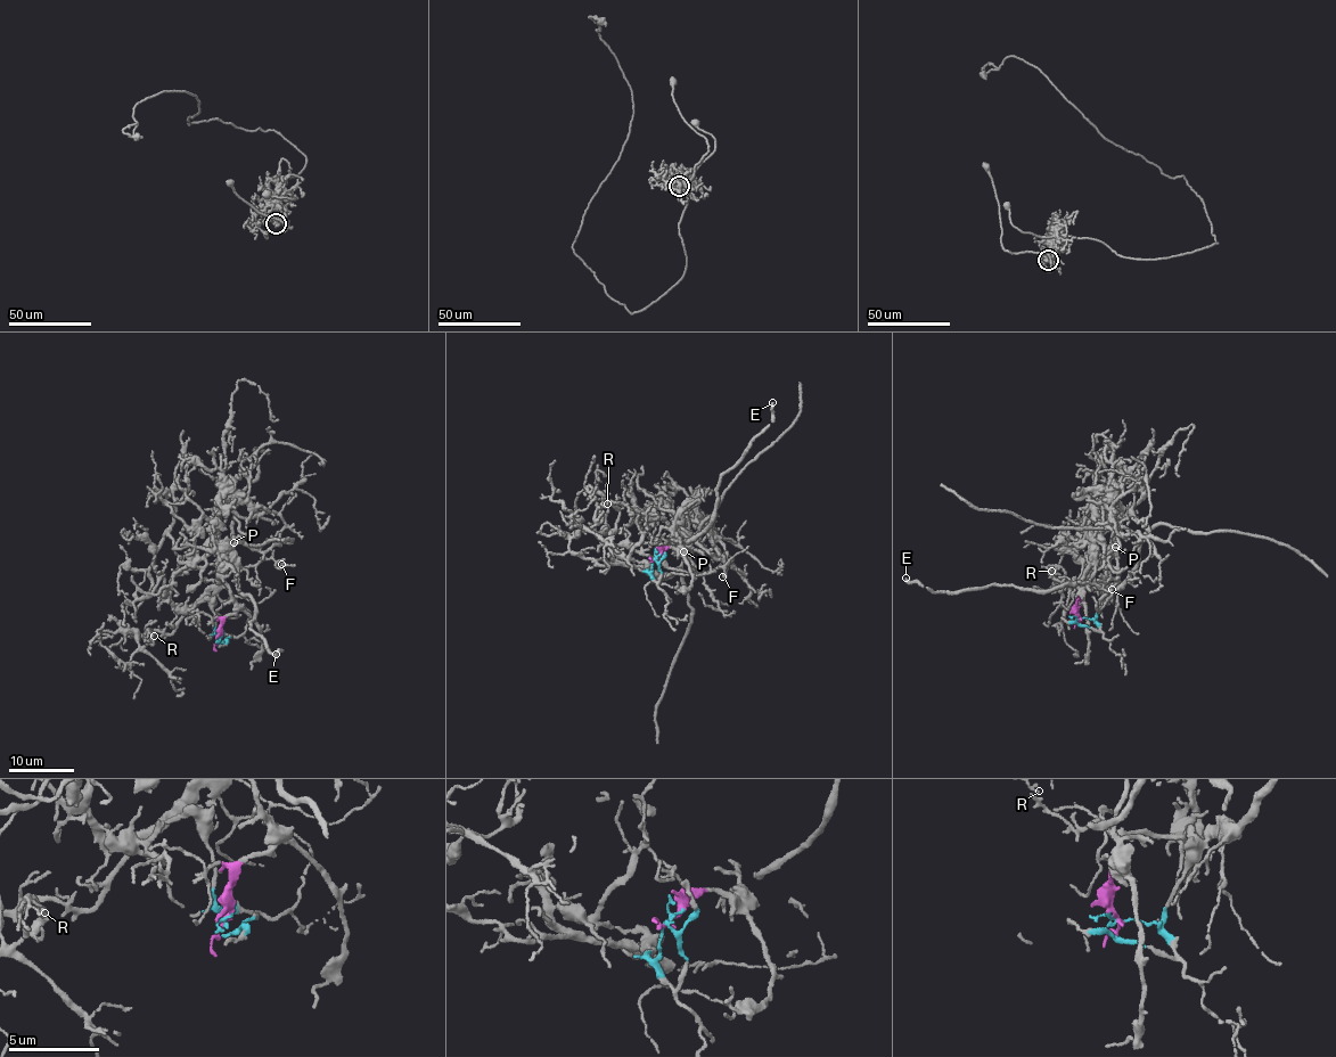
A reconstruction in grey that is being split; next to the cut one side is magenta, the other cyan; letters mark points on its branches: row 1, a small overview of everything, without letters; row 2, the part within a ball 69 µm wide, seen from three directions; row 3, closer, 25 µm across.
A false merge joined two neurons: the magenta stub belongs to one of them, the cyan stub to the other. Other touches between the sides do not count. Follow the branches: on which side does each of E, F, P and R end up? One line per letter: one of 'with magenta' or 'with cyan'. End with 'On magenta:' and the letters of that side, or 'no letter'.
E: with magenta
F: with cyan
P: with magenta
R: with cyan
On magenta: E, P

